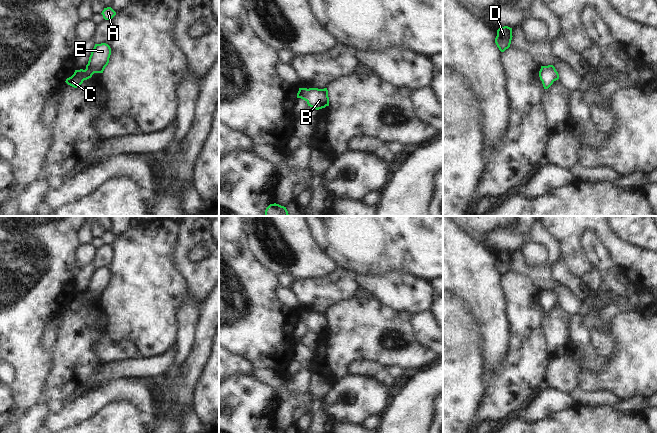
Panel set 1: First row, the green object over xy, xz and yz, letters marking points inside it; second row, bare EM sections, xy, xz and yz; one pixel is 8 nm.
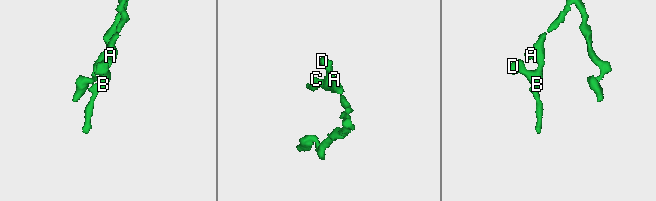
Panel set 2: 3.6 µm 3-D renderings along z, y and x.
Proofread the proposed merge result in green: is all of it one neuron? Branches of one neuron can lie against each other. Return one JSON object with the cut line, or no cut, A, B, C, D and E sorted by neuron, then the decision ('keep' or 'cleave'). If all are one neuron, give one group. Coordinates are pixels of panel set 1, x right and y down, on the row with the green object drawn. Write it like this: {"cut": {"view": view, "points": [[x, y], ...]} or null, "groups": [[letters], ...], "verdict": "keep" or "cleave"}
{"cut": null, "groups": [["A", "B", "C", "D", "E"]], "verdict": "keep"}

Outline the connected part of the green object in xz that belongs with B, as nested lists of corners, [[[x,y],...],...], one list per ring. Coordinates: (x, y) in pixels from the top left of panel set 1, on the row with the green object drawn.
[[[299,88],[297,98],[305,100],[308,106],[319,110],[329,106],[329,97],[327,88]]]

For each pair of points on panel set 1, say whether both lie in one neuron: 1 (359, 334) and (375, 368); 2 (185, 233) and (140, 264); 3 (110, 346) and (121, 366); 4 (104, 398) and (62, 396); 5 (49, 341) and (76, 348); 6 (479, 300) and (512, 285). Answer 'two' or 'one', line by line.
1: two
2: two
3: two
4: two
5: two
6: two

